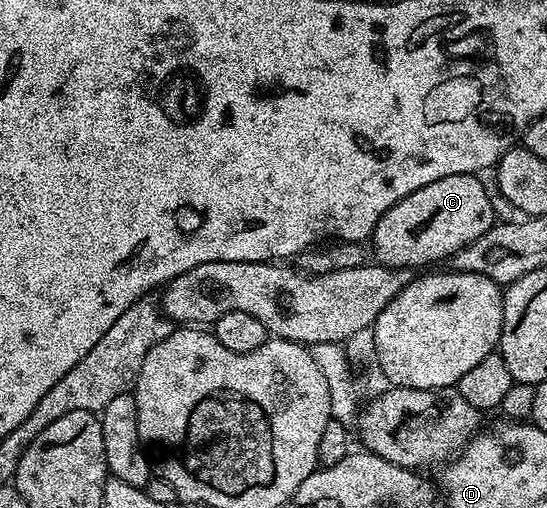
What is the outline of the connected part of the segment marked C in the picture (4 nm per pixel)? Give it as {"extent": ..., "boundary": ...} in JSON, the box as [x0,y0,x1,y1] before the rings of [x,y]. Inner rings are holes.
{"extent":[370,174,498,270],"boundary":[[[455,174],[454,176],[446,176],[442,180],[434,180],[434,184],[426,184],[426,188],[418,188],[418,192],[410,192],[410,196],[406,196],[402,200],[398,200],[398,204],[394,204],[394,208],[390,208],[382,216],[382,220],[378,220],[378,224],[374,228],[370,239],[370,247],[376,253],[375,261],[382,266],[391,266],[394,270],[412,270],[416,266],[426,266],[428,268],[431,262],[440,262],[451,259],[452,255],[457,254],[462,248],[466,248],[466,244],[470,244],[474,240],[478,240],[478,236],[482,236],[482,232],[486,232],[497,221],[498,215],[492,207],[492,198],[488,195],[486,187],[480,183],[481,179],[474,174]]]}

